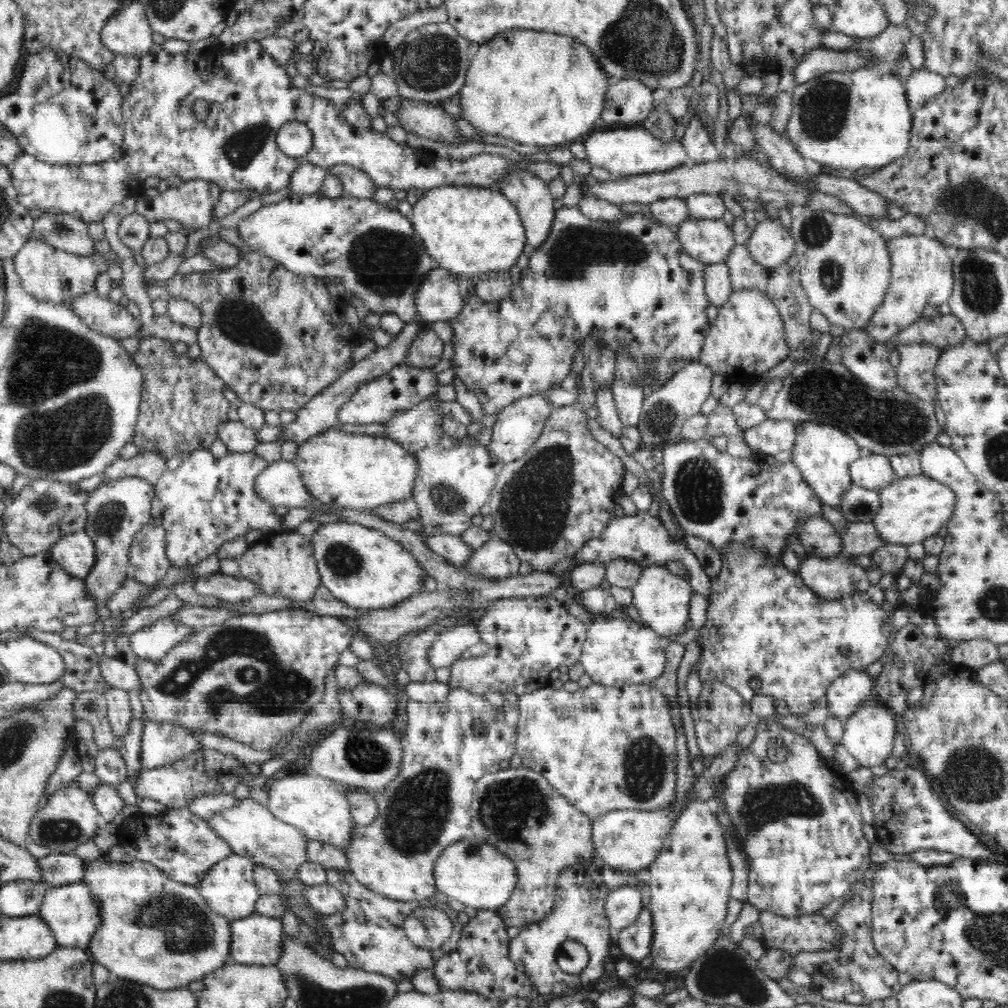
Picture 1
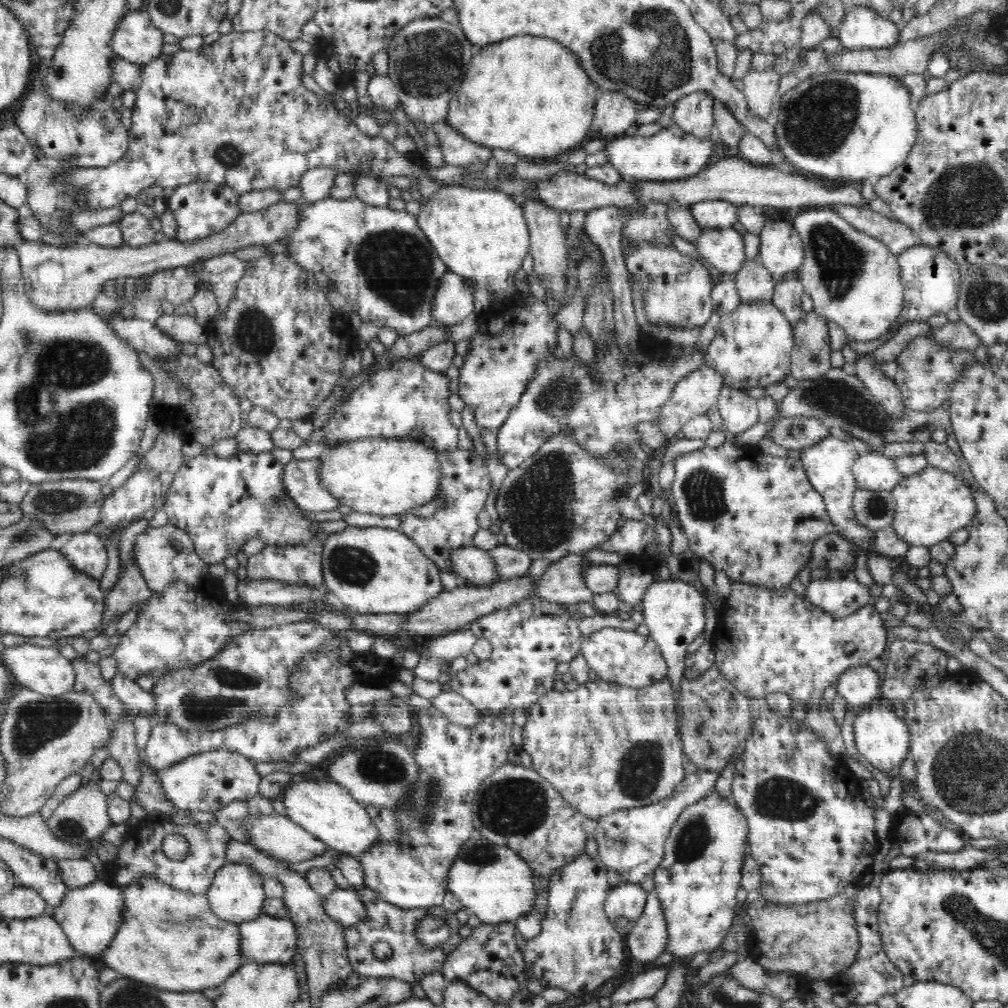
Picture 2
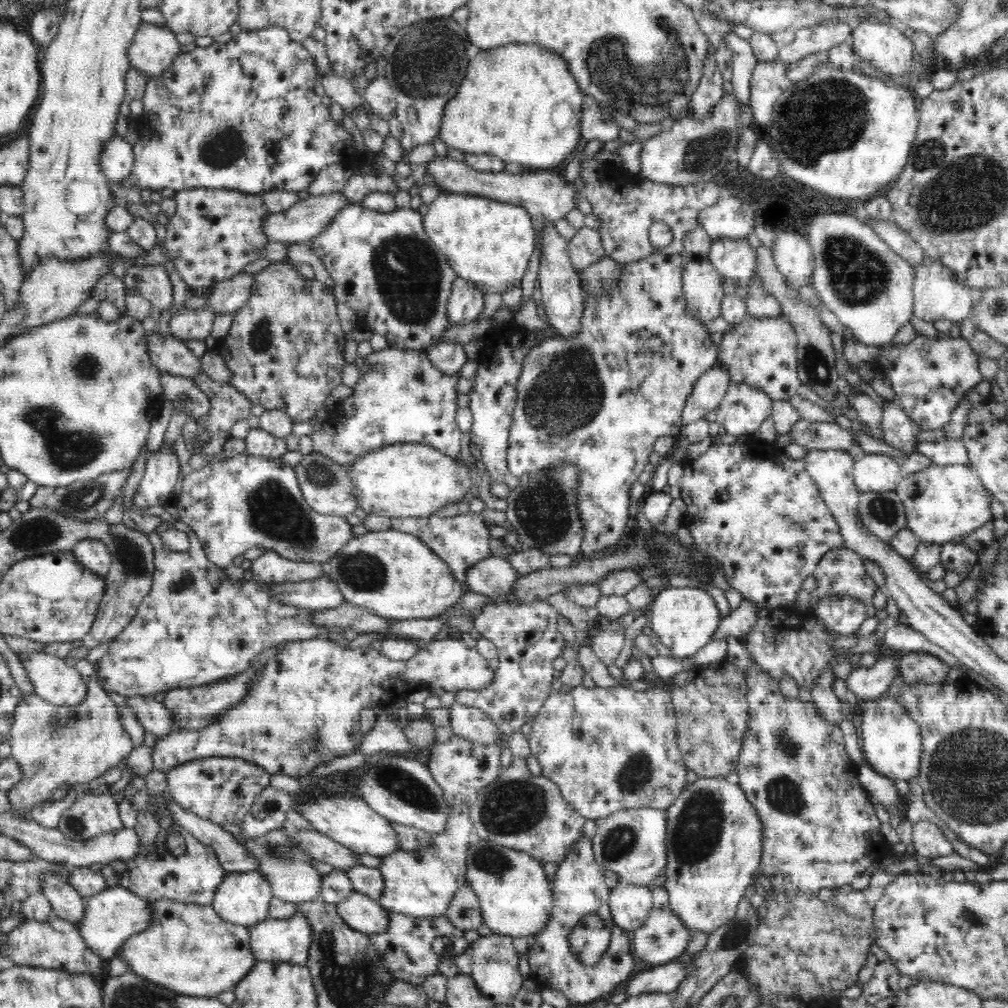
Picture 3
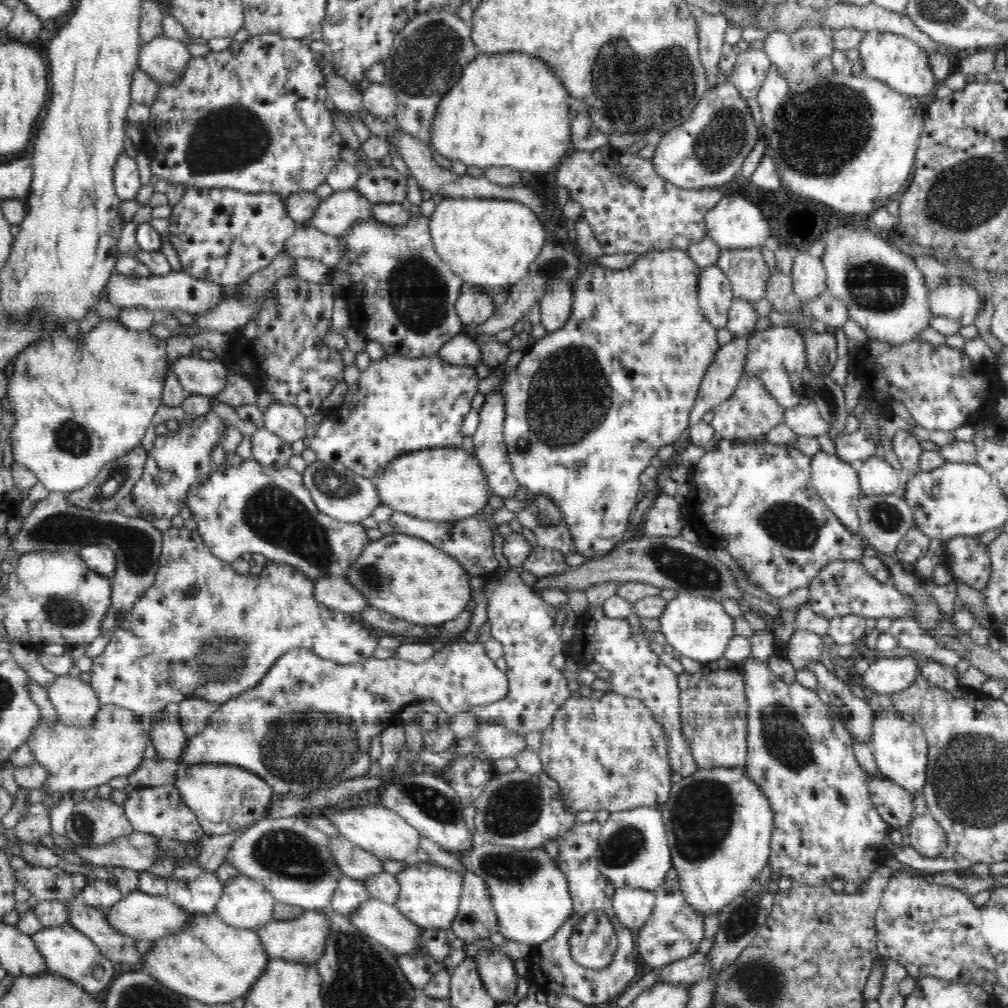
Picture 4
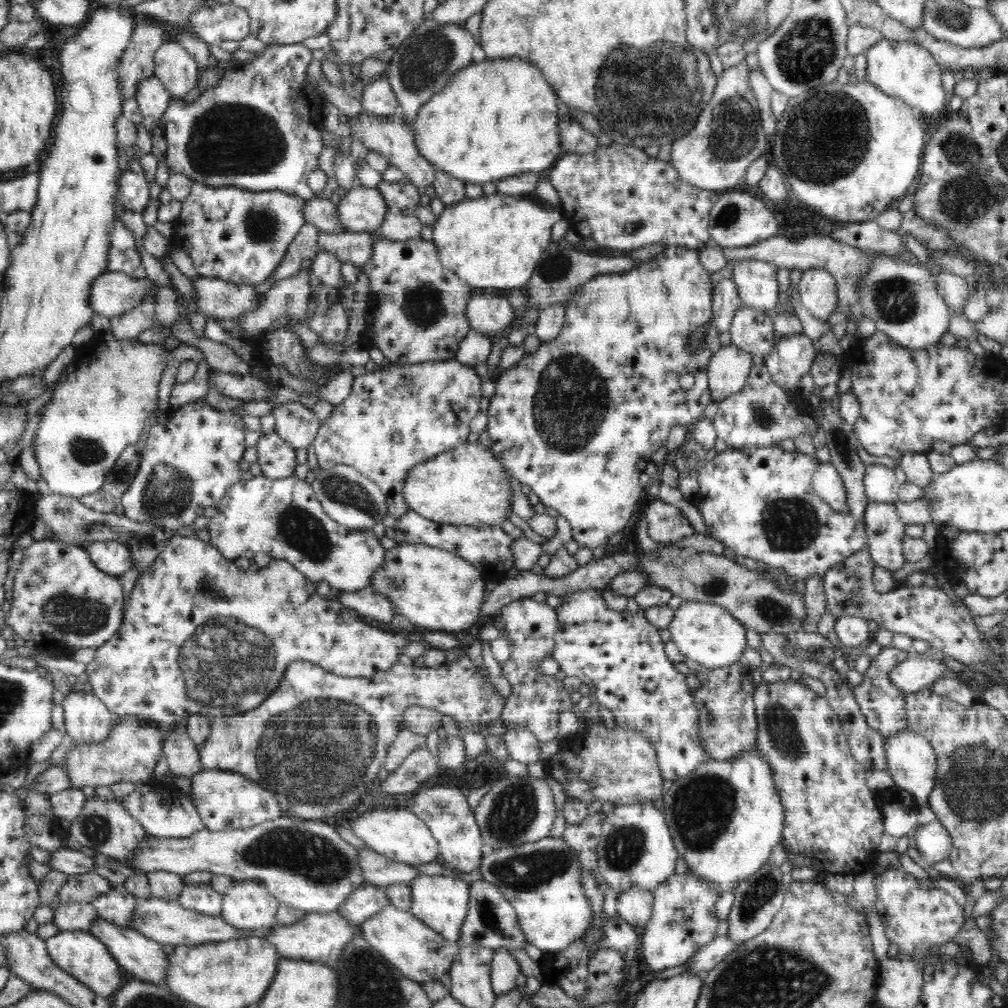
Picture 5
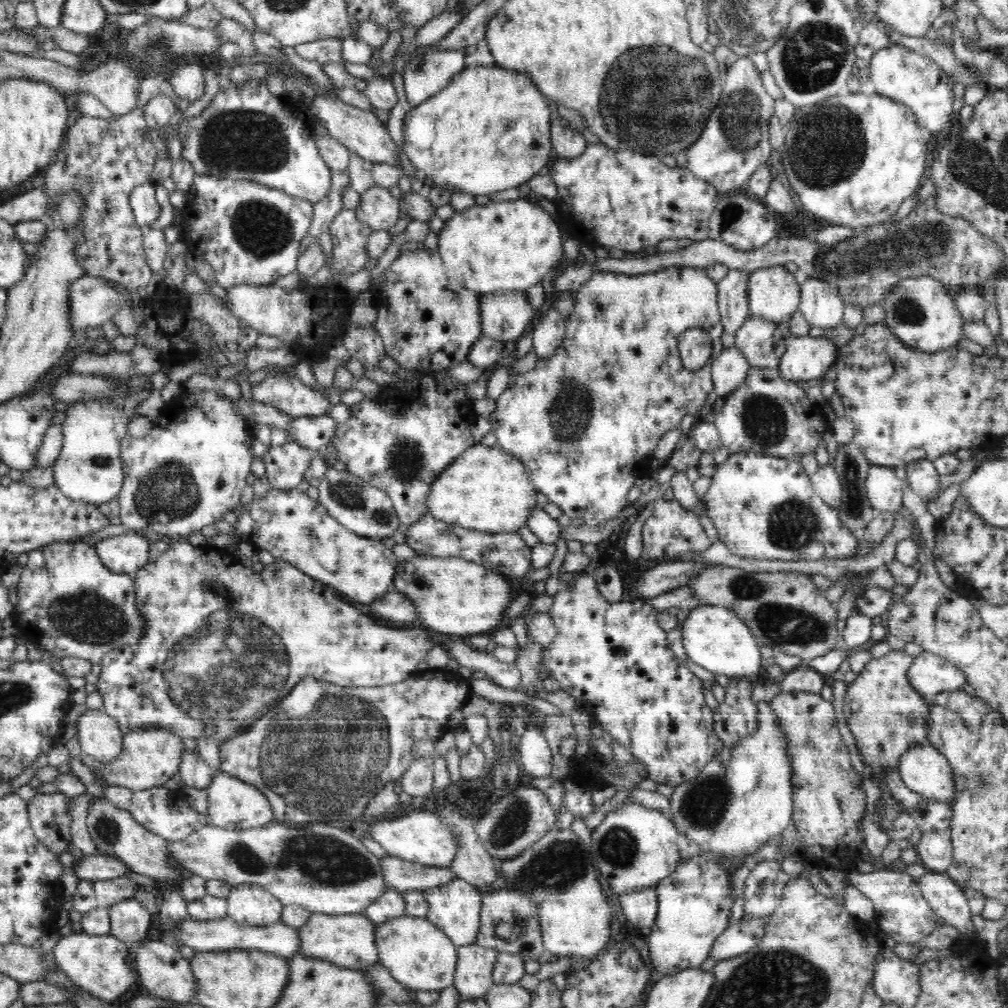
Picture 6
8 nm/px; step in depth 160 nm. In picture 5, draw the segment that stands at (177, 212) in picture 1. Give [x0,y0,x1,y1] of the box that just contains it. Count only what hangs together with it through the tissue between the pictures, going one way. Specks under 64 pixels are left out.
[171,182,305,286]

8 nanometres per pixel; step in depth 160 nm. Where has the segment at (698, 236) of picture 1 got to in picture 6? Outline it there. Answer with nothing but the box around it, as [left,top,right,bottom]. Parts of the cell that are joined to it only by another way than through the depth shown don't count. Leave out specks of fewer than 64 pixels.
[747,265,801,324]

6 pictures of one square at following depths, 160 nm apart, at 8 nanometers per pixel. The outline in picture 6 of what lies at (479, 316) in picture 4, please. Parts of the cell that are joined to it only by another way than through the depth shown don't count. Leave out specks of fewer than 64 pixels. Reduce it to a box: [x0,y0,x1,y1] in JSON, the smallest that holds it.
[479,290,538,343]

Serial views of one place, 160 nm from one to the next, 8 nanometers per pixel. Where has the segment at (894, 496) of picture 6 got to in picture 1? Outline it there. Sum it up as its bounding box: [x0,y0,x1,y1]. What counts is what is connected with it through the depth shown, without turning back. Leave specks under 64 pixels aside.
[849,452,899,492]

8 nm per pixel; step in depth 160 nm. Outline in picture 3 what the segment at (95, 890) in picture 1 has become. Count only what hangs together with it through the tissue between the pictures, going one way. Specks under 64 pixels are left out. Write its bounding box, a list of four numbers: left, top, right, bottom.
[117,897,258,997]

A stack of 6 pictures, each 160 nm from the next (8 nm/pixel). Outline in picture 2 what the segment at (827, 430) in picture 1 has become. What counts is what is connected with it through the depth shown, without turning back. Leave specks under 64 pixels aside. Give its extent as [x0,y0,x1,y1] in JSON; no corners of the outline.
[800,435,880,556]

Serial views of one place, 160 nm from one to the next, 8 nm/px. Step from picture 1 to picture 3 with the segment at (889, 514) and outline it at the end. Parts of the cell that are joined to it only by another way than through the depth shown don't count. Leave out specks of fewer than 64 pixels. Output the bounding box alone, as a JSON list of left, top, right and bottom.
[894,464,994,543]

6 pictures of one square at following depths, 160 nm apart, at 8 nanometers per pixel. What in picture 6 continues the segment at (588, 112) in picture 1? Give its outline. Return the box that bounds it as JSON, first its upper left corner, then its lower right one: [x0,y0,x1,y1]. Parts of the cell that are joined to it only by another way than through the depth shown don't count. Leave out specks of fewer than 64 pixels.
[403,66,552,197]

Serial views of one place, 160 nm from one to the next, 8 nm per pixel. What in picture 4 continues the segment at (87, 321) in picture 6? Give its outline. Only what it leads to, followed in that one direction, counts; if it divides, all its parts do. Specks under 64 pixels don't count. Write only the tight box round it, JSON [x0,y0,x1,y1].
[103,270,222,315]

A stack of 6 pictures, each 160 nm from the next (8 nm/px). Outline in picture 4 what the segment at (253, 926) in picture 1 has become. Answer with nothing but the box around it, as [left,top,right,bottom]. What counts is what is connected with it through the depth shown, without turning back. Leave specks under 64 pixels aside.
[257,911,330,963]

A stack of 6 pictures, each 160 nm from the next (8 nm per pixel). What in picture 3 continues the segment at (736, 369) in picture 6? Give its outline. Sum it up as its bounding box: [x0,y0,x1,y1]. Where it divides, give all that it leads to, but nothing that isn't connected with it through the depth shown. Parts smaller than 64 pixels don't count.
[681,363,730,424]

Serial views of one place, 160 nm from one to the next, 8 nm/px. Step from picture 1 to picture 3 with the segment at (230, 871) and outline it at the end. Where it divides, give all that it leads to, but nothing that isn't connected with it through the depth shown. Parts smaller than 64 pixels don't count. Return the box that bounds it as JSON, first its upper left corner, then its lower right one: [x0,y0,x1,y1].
[211,871,273,927]

